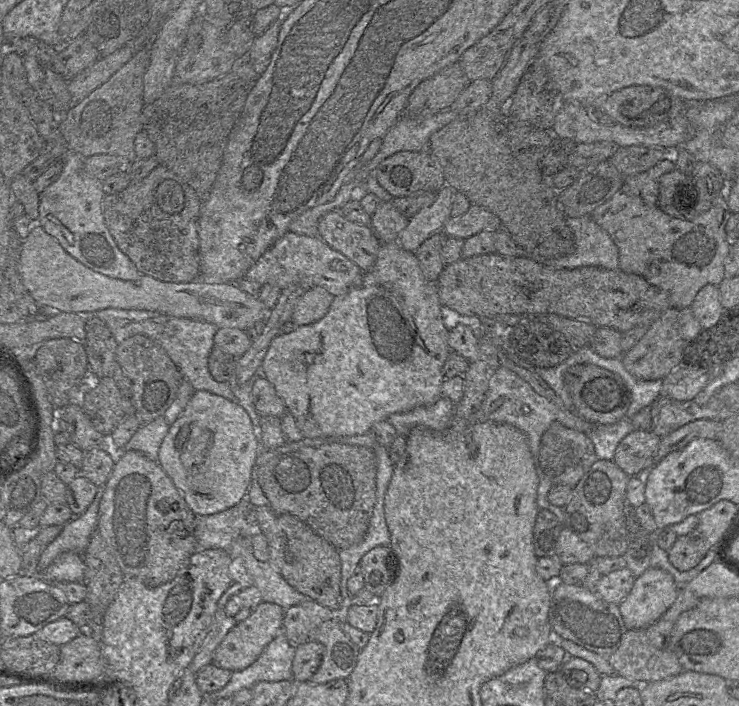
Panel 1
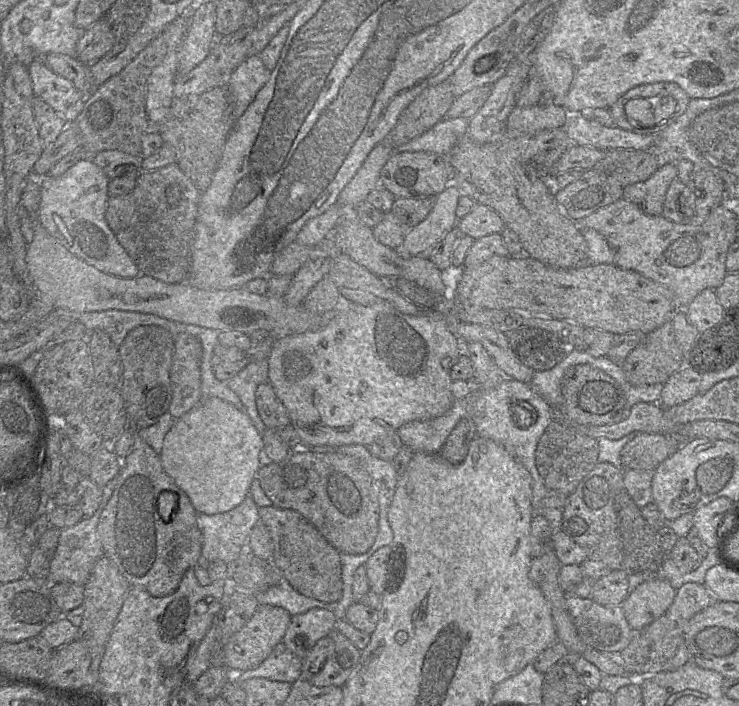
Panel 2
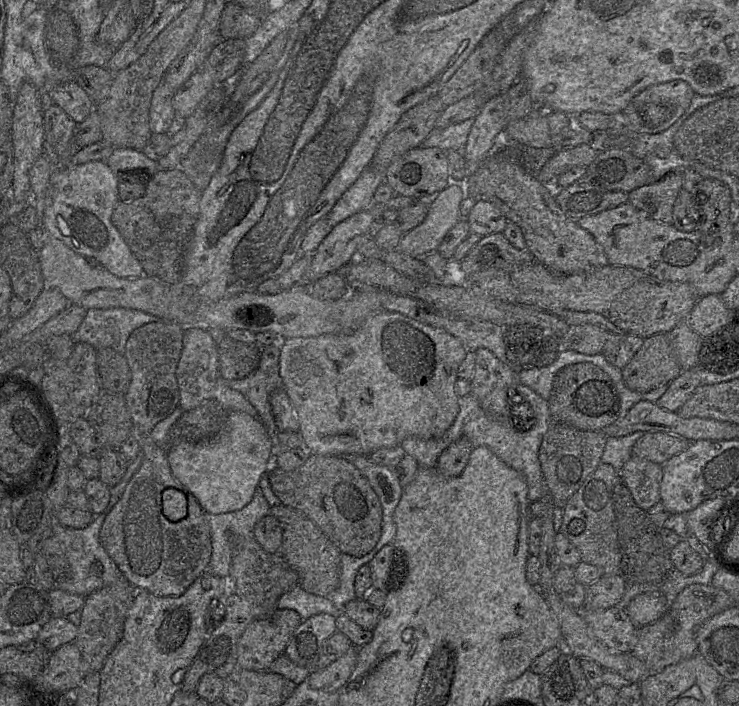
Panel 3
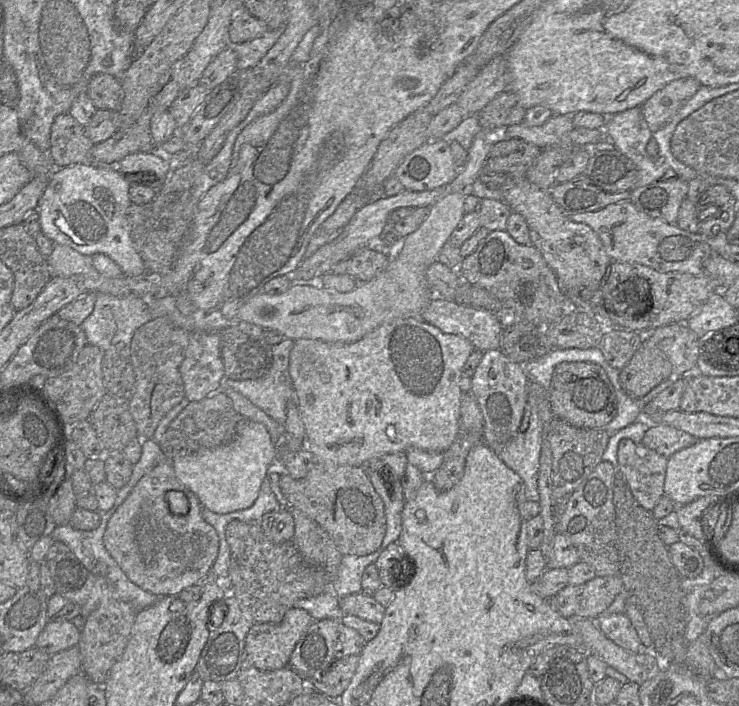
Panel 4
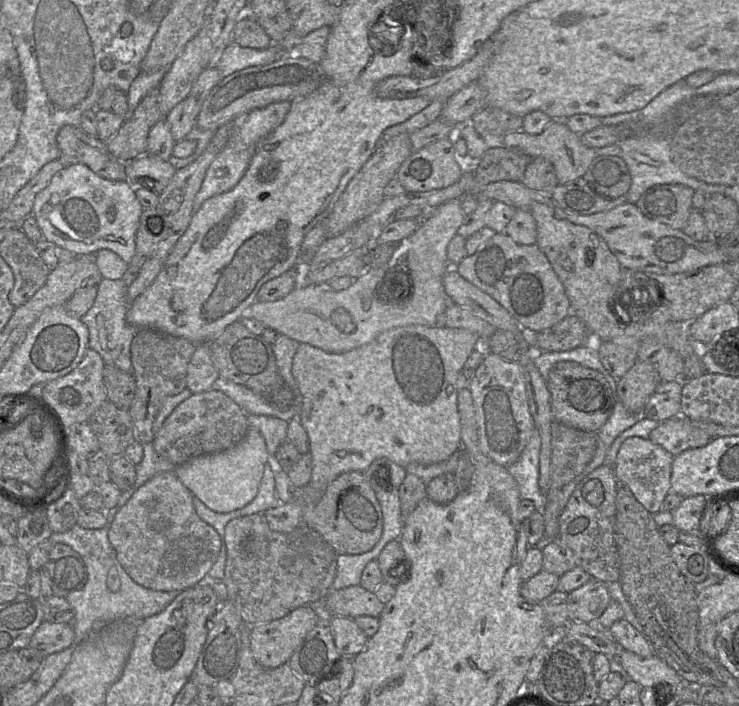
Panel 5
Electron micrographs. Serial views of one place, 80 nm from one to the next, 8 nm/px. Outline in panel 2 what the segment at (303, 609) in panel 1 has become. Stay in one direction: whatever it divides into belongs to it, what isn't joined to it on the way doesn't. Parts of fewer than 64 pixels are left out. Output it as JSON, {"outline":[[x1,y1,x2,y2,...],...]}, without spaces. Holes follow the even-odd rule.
{"outline":[[312,608,291,618,283,638,284,644,298,658,303,660,315,646,332,630,336,629,336,617,332,611]]}

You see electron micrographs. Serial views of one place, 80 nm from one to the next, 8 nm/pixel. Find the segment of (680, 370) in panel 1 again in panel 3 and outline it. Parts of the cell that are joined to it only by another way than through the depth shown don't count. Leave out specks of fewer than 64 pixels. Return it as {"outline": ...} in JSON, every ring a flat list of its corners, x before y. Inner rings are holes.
{"outline":[[695,369,681,371,668,384,664,394,655,403,667,411,677,412,699,386,700,382]]}

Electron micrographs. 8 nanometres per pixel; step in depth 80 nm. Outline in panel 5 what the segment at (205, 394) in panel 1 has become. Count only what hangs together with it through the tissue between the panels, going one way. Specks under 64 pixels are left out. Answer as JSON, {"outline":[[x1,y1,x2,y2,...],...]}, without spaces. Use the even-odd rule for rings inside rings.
{"outline":[[250,428,243,440,234,447,194,457,176,466,174,473,192,495,209,509,218,513,229,513,253,501,258,493,265,466,271,460,263,436]]}

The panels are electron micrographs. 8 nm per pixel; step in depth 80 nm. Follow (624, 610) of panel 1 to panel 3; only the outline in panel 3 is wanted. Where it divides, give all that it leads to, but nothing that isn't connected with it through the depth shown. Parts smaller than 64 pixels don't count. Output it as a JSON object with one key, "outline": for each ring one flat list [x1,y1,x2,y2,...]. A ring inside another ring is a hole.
{"outline":[[642,593,630,601,625,611,637,629,661,618,669,607,670,603,661,593]]}

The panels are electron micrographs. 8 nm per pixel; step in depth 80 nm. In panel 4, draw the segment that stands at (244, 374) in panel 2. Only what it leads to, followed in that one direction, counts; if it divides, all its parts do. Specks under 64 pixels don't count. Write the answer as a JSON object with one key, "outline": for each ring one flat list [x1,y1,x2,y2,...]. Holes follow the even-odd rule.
{"outline":[[284,338,278,344,272,346,272,365,265,376,242,381,224,378,220,390,237,391,276,422,283,425,287,418,287,408,291,404,295,404,295,390,289,374,289,357,293,346,294,340]]}

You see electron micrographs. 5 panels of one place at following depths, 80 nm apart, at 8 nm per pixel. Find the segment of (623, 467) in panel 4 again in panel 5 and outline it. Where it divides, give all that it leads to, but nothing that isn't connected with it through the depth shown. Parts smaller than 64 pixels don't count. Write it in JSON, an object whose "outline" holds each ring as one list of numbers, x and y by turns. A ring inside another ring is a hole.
{"outline":[[630,437,621,444,613,469,617,479,627,484,636,500,651,514,655,514,660,511,671,489,673,458,671,453,648,438]]}

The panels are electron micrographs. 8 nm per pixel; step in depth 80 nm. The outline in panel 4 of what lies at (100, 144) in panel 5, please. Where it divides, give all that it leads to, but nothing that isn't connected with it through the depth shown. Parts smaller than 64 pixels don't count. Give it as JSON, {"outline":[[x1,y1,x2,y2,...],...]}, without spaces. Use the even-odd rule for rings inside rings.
{"outline":[[69,113,58,115,51,126,49,156,56,168,75,164,95,164,91,157,94,143]]}

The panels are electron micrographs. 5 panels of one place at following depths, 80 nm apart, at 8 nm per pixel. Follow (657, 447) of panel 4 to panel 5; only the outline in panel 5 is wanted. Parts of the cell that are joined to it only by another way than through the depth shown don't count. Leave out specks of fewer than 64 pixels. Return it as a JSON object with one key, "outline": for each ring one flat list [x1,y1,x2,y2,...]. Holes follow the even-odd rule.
{"outline":[[679,415,660,422,648,439,675,456,684,450,707,445,712,437,692,421]]}

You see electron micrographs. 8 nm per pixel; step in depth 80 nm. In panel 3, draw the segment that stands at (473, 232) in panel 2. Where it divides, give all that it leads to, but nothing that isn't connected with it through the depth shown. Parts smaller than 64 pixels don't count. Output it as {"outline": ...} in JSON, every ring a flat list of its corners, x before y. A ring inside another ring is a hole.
{"outline":[[477,201,466,218,470,232,482,237,495,233,503,233,508,219,493,203]]}

